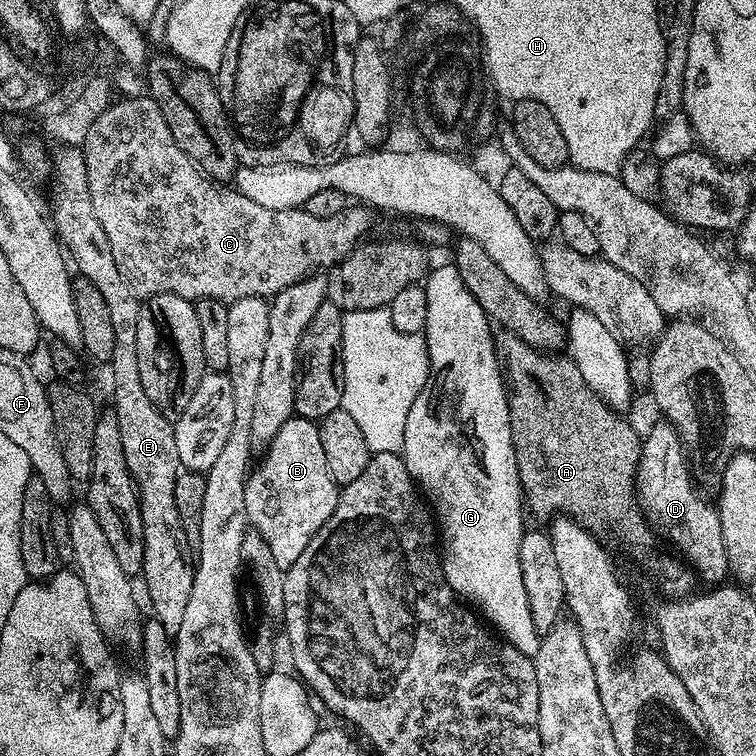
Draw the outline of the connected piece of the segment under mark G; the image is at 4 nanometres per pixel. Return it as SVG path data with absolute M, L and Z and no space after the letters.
M448 262L448 264L444 264L441 268L436 268L431 272L432 269L427 273L422 284L426 294L426 326L422 335L428 347L428 380L422 386L418 398L414 398L414 406L410 406L410 414L406 414L406 434L404 435L404 450L402 453L404 465L409 474L412 475L412 481L416 483L416 487L422 493L423 499L427 501L431 511L434 513L434 520L438 525L438 536L442 541L444 576L447 578L449 586L456 591L456 595L460 597L461 601L471 605L507 643L514 645L518 650L522 650L522 654L535 658L540 649L542 636L541 633L537 632L533 619L530 618L530 602L526 602L526 588L522 586L522 566L518 562L518 546L522 546L522 538L526 531L526 525L524 525L526 505L524 491L520 489L516 451L512 441L510 392L506 387L502 362L496 357L494 328L487 314L482 310L480 303L474 298L474 294L466 286L466 282L462 282L462 274L458 274L455 263Z

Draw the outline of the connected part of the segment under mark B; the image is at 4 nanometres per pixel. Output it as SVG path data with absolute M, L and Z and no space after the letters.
M293 414L289 420L282 422L281 428L267 441L266 448L268 453L265 454L264 461L261 464L259 461L248 473L246 514L249 525L256 529L270 546L271 555L278 566L287 570L294 566L294 562L298 562L302 550L310 546L310 538L314 538L314 534L318 534L318 530L322 530L322 526L326 526L326 522L332 517L340 501L341 489L334 482L334 478L330 478L317 421Z

